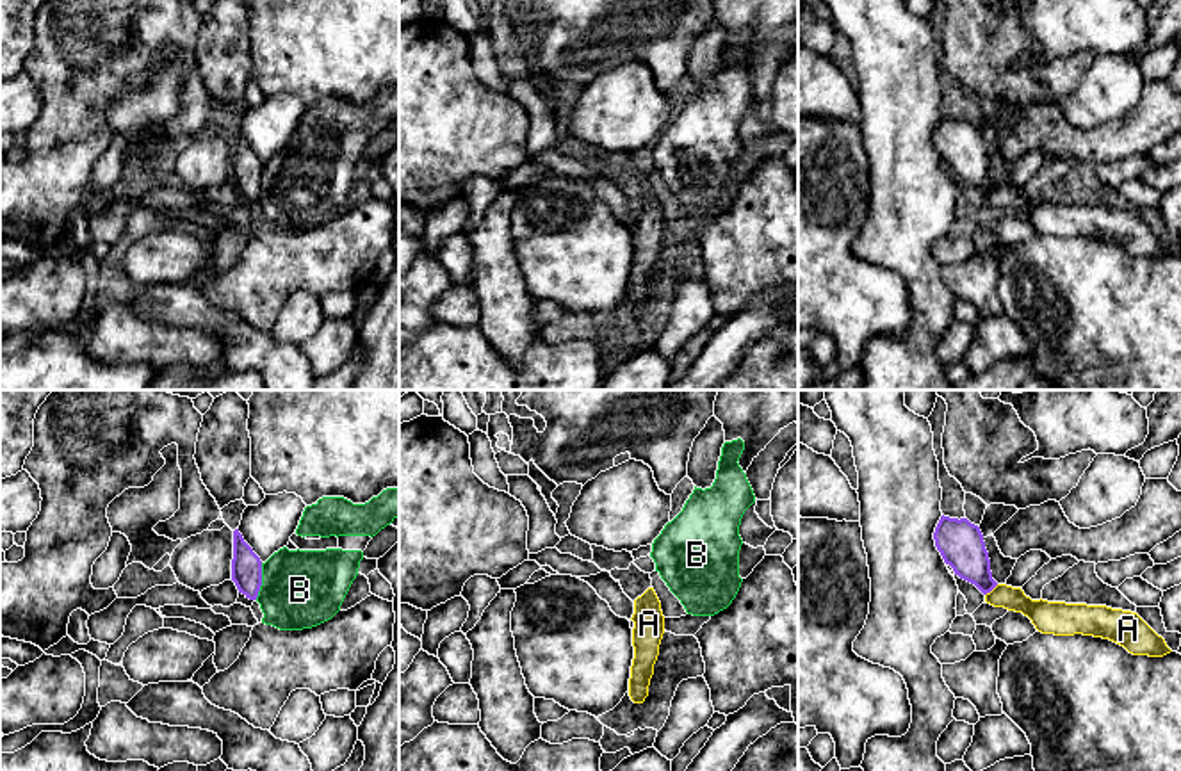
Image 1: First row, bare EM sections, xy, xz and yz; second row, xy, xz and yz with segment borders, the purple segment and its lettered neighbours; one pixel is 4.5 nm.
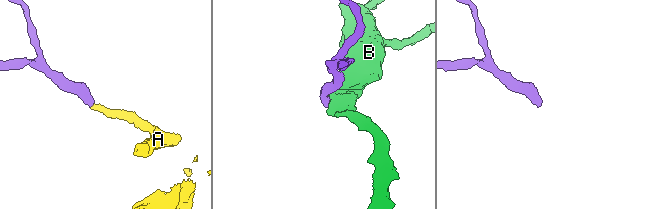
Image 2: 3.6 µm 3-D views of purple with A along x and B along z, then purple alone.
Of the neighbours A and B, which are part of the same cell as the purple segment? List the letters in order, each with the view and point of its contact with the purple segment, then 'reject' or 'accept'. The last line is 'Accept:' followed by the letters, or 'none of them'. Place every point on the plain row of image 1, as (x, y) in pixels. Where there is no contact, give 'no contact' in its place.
A: contact yz (991, 191); accept
B: contact xy (260, 182); reject
Accept: A

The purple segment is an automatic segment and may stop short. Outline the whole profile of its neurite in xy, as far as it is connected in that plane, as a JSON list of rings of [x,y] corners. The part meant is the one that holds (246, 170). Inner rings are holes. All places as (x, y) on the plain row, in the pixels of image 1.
[[[239,130],[233,132],[232,182],[239,194],[249,201],[257,201],[262,187],[262,162],[244,142]]]

